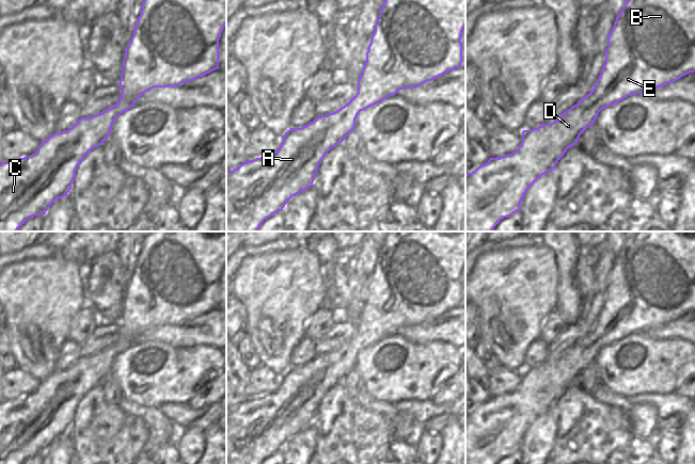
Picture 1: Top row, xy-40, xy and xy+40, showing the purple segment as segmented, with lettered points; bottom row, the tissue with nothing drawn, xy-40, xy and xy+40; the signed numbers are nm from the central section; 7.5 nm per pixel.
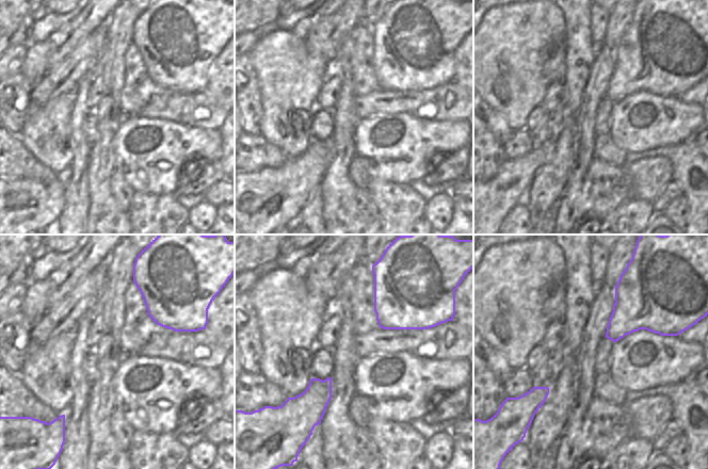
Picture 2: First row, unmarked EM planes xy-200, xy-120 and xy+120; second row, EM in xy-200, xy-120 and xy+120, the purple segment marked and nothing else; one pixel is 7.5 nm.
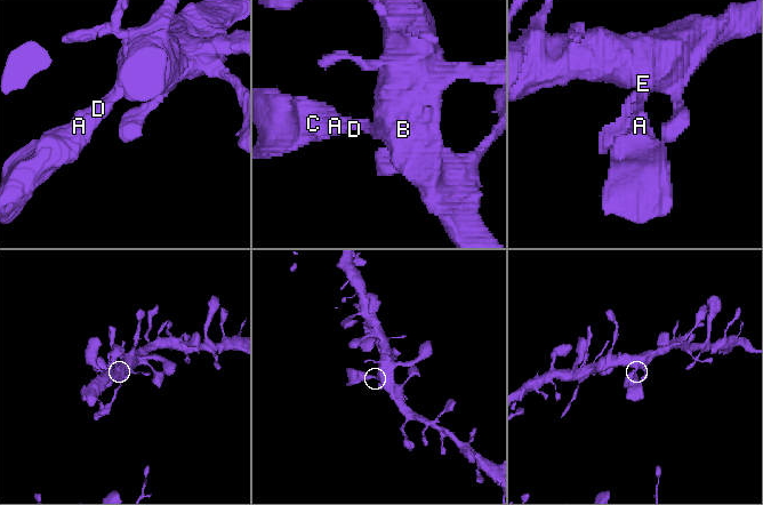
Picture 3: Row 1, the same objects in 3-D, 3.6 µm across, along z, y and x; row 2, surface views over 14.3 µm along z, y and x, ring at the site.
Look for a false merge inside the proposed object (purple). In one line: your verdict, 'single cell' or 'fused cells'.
single cell

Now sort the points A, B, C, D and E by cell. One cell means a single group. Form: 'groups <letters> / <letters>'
groups A B C D E

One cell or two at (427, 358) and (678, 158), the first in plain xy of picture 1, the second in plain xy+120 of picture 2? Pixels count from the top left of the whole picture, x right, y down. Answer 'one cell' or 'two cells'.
two cells

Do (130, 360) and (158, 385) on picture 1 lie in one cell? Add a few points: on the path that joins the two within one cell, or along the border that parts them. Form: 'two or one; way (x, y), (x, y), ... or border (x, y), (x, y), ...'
one; way (133, 368), (137, 372), (145, 373), (149, 377)

